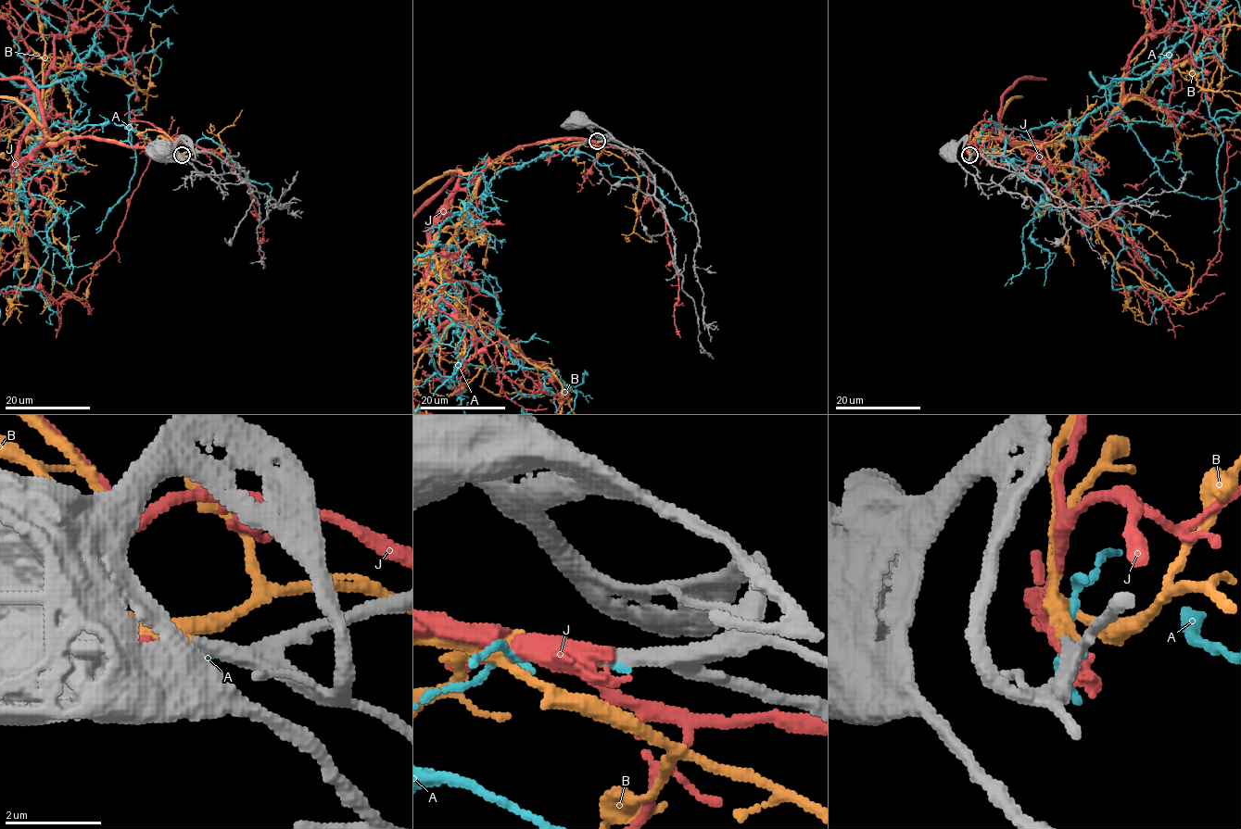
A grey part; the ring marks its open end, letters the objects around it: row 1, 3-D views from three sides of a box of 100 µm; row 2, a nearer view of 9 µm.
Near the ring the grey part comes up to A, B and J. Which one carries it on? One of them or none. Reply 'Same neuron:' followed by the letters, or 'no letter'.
Same neuron: B

